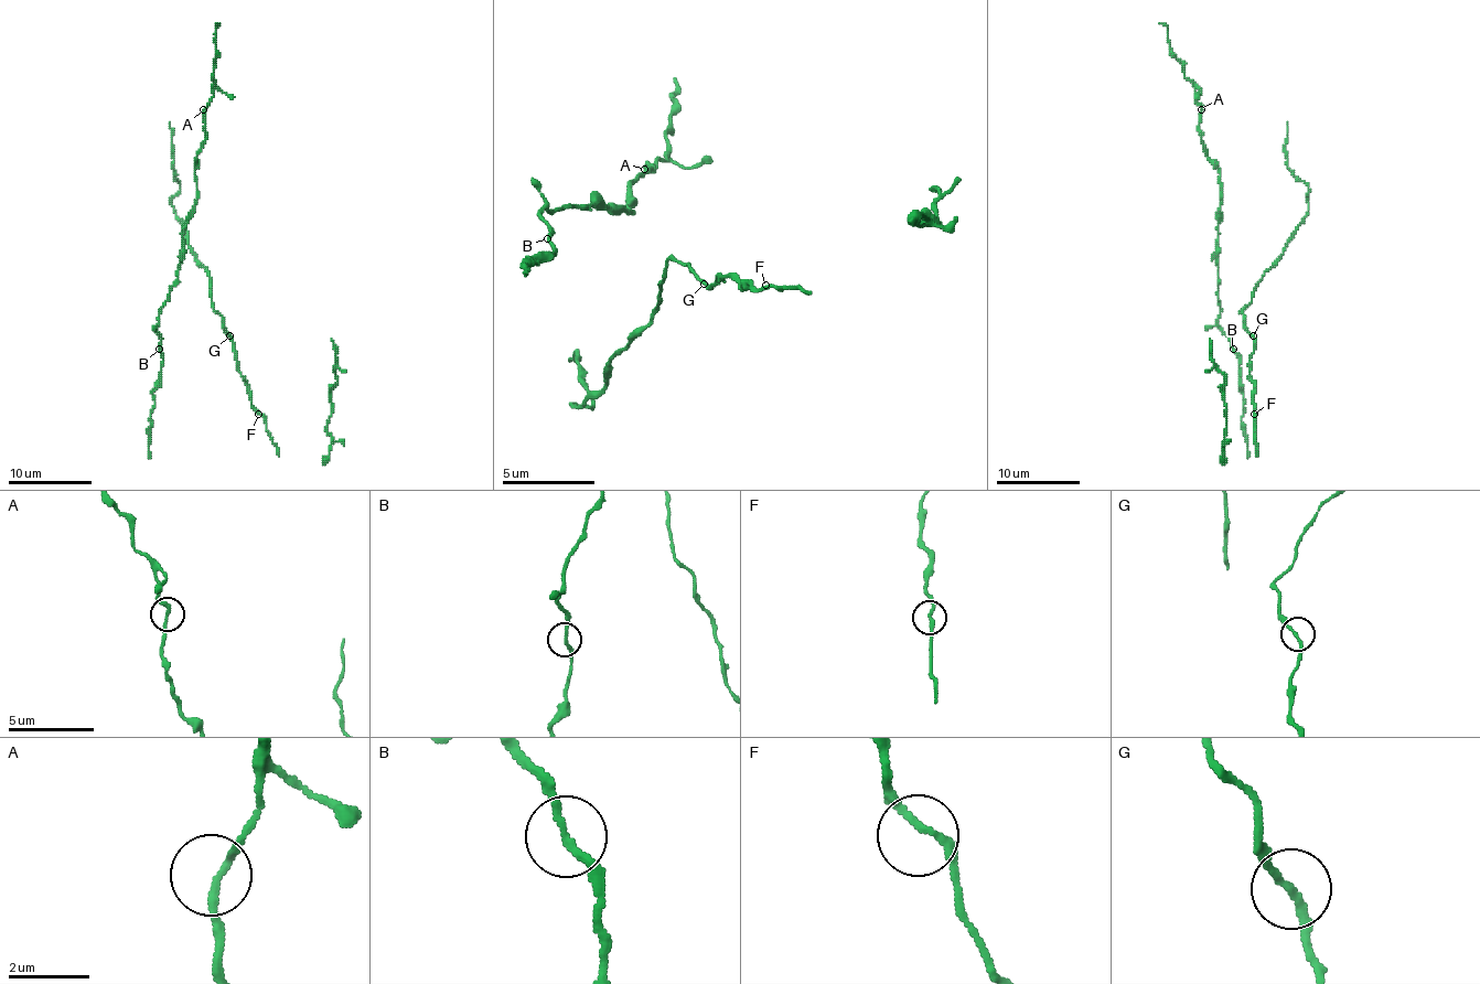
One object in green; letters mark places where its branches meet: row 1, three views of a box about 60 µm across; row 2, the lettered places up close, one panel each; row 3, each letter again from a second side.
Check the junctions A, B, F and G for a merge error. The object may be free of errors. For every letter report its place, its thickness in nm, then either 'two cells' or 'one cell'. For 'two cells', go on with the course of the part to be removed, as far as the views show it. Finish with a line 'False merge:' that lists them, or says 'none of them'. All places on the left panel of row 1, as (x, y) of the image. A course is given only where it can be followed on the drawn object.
A: (203, 109) | 180 nm | one cell
B: (159, 349) | 180 nm | one cell
F: (258, 414) | 180 nm | one cell
G: (229, 335) | 180 nm | one cell
False merge: none of them

